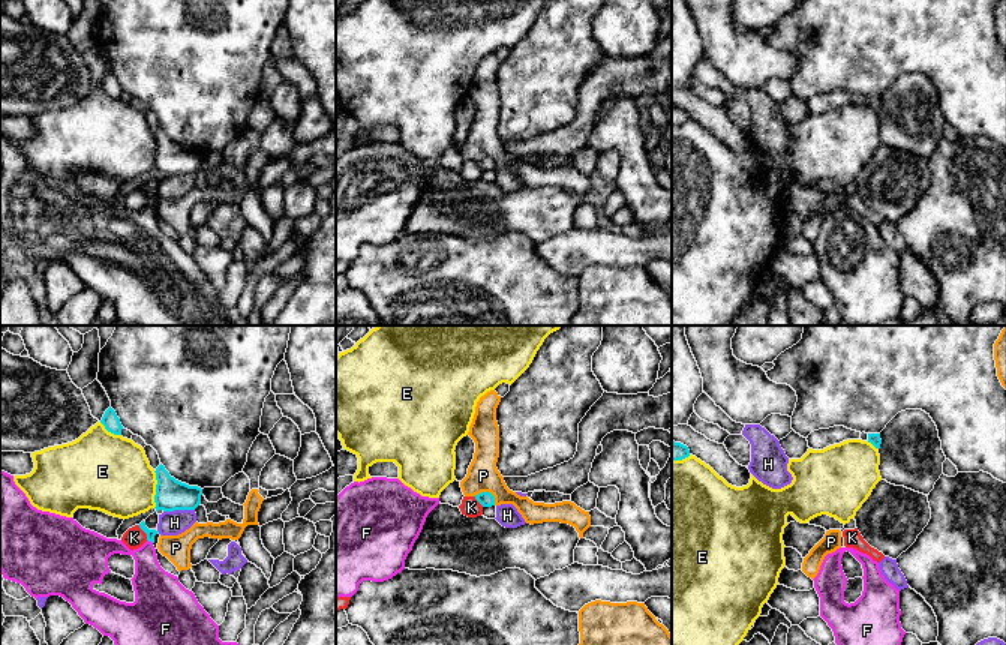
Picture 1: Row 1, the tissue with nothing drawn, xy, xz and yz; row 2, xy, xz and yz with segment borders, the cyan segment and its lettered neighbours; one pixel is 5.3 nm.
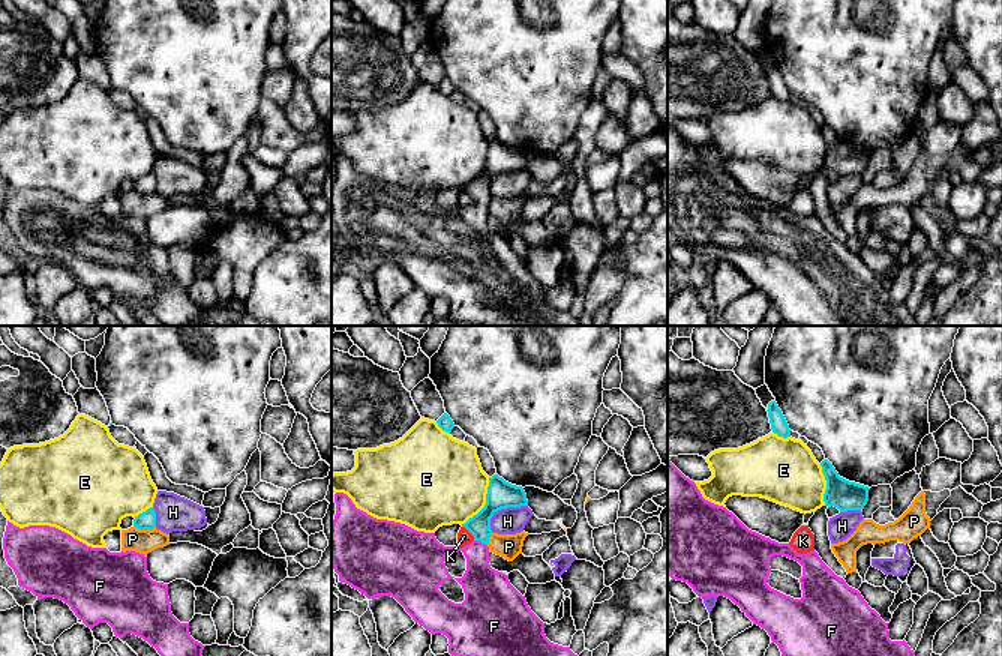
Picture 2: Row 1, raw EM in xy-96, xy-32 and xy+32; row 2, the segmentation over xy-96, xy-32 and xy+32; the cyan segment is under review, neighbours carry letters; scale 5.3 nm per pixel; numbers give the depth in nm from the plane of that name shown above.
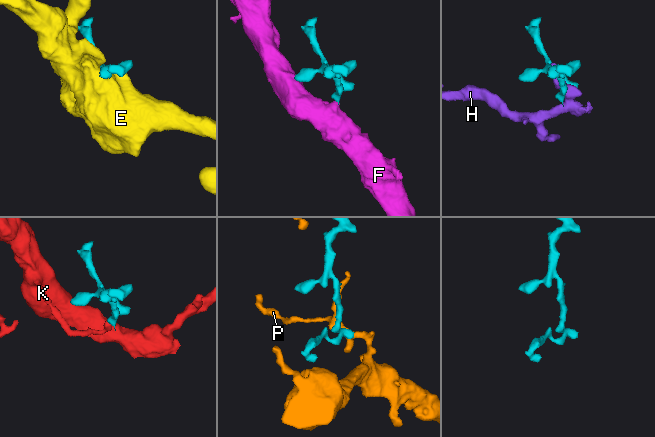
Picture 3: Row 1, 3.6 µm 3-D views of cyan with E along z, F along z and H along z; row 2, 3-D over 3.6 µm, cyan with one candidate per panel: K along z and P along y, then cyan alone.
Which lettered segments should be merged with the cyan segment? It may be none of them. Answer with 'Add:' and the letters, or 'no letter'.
Add: F

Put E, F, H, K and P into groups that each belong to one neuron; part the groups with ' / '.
E / F / H / K / P

